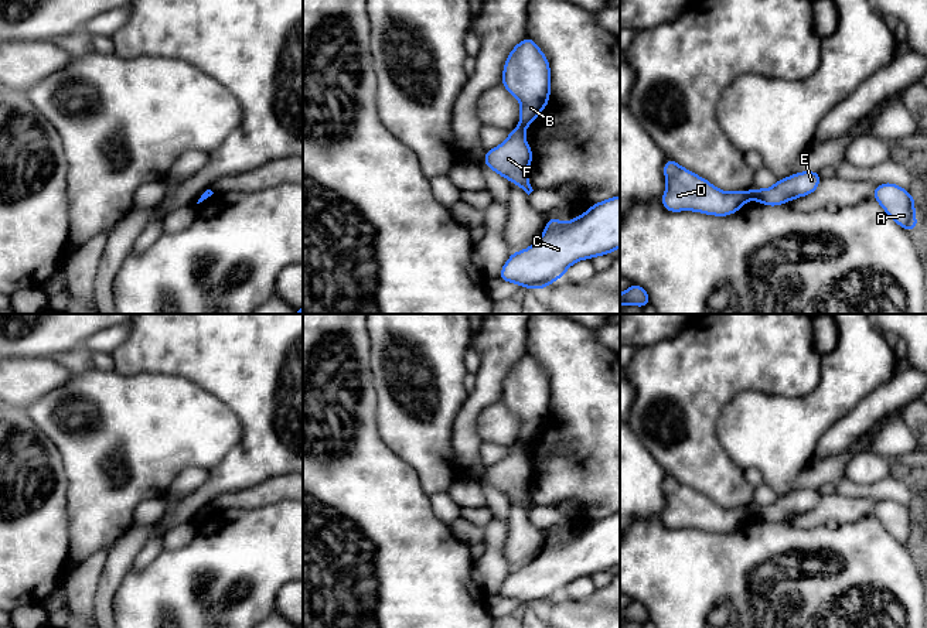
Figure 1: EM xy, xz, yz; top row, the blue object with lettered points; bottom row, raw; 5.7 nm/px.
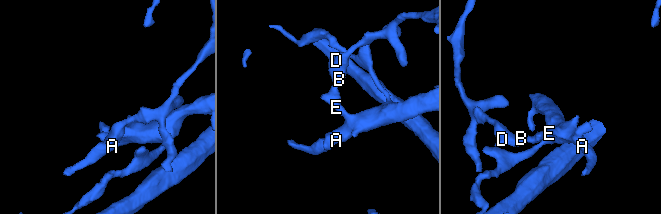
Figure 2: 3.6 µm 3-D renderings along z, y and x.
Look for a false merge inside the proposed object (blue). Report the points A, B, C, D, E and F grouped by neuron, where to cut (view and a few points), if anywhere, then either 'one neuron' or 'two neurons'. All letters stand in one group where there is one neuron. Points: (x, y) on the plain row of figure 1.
A C E F / B D | yz (747, 509), (749, 514) | two neurons

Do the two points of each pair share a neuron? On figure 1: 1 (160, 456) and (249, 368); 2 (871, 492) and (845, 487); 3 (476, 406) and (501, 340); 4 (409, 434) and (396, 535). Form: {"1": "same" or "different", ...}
{"1": "different", "2": "same", "3": "same", "4": "different"}

